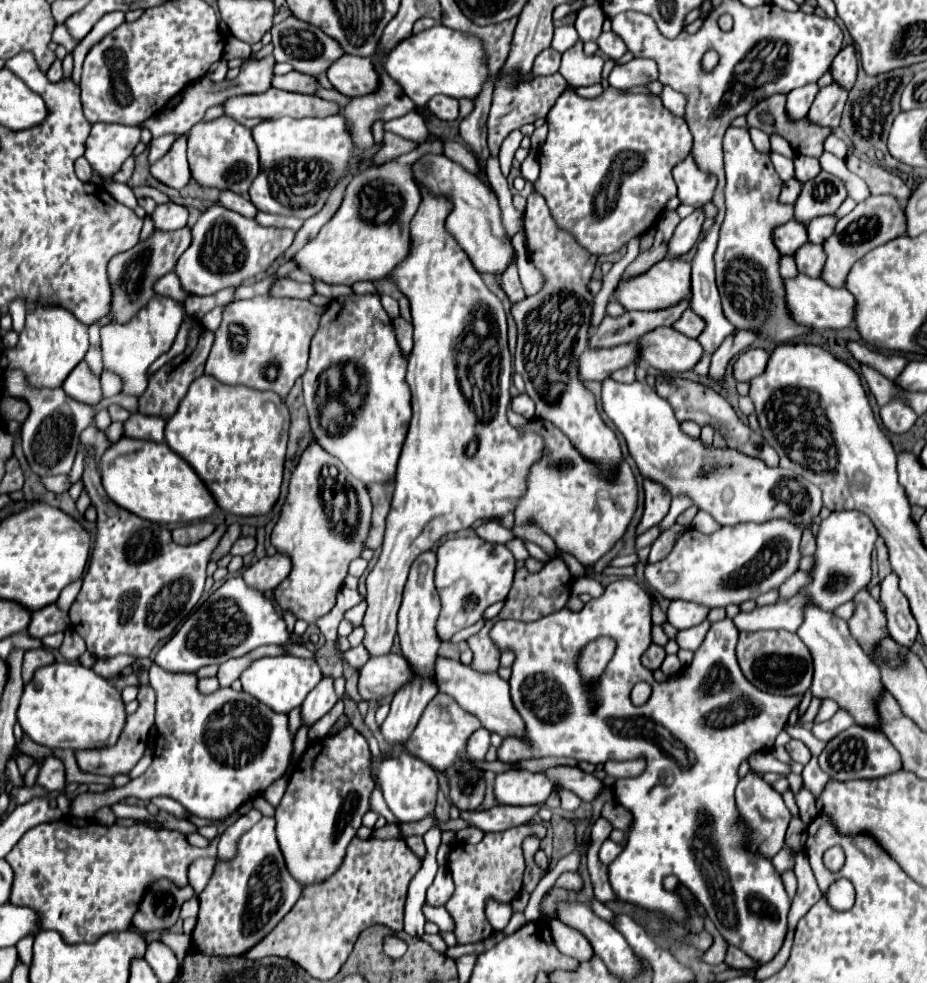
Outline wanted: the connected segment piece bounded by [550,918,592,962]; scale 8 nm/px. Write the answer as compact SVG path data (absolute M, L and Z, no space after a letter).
M552 918L550 922L552 940L554 940L556 948L562 954L566 954L570 958L576 958L578 962L584 962L584 960L592 958L592 946L590 946L590 942L580 932L576 932L574 928L566 928L556 918Z

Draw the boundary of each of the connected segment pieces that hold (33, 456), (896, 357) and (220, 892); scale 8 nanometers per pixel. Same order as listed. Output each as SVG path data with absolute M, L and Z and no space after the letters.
M8 370L6 380L4 380L4 392L22 396L32 412L30 418L22 424L22 448L24 456L32 468L34 474L38 476L56 476L56 474L68 474L78 446L80 446L80 432L92 424L92 418L98 410L106 406L106 402L98 404L96 408L88 408L86 404L76 404L62 388L34 388L28 384L26 374L22 370Z
M848 342L848 350L852 352L852 356L860 364L872 366L874 370L878 370L888 380L894 380L904 370L904 366L908 364L908 360L904 356L900 356L900 354L882 354L882 352L866 348L860 342Z
M262 818L252 830L248 830L238 840L236 856L232 860L218 862L218 858L216 858L216 866L210 876L210 882L204 888L204 892L200 894L198 922L192 932L194 948L200 948L202 952L208 952L212 956L242 956L252 946L256 946L268 932L272 932L272 928L288 914L288 910L300 898L302 886L300 886L300 882L296 882L296 878L286 868L282 850L276 840L274 824L276 824L274 818Z

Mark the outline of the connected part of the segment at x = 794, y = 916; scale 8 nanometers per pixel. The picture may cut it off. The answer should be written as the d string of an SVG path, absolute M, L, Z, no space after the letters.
M804 852L796 856L796 878L798 878L798 892L792 900L792 908L788 914L788 924L794 928L798 920L820 900L822 892L816 884L816 878L812 874L812 868Z

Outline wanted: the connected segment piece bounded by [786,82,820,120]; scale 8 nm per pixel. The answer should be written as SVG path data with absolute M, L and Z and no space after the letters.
M806 84L804 88L796 88L796 90L792 90L790 94L788 94L788 104L786 104L786 108L788 108L788 116L792 116L792 120L798 120L800 116L806 116L808 114L808 110L810 110L810 106L812 106L812 102L814 102L814 98L816 98L816 94L818 94L818 84Z

